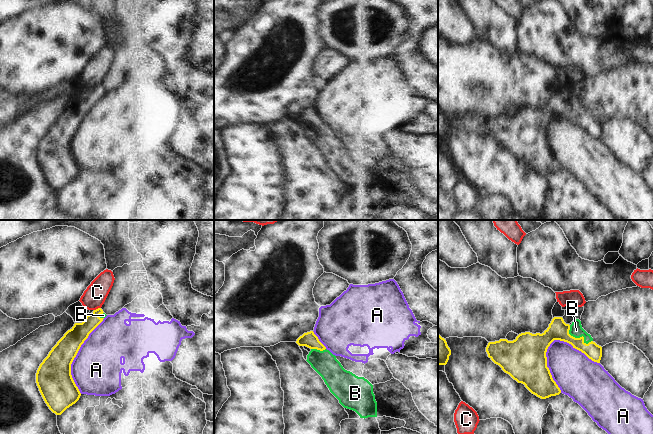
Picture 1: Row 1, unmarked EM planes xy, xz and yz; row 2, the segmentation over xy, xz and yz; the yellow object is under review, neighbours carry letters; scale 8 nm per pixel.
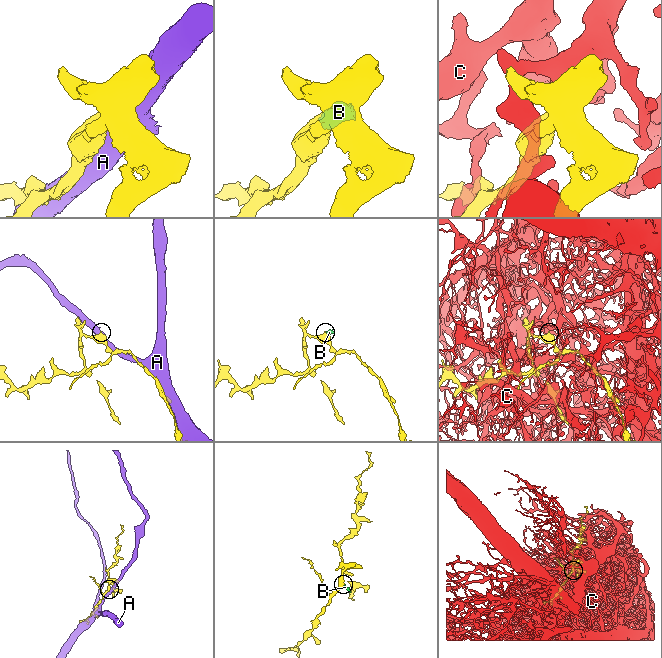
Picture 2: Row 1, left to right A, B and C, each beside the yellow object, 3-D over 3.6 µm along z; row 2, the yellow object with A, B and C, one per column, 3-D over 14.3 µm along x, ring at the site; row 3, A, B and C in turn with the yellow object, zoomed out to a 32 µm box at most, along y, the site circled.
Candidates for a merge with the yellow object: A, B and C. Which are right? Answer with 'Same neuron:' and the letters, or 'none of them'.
Same neuron: B

